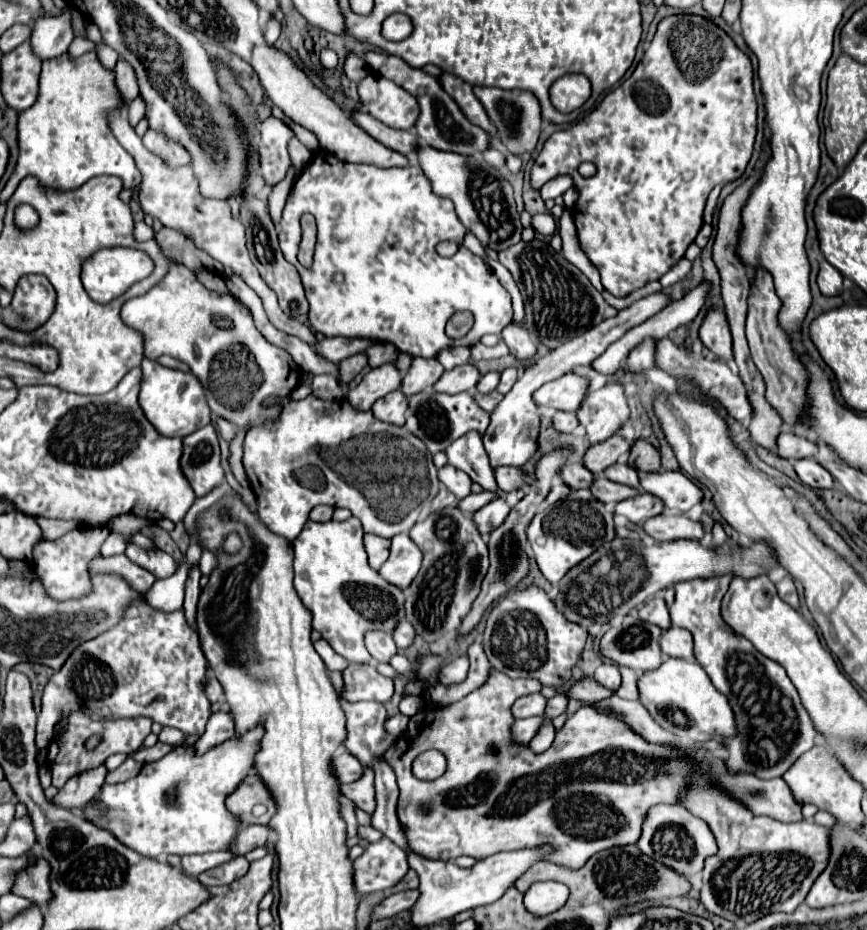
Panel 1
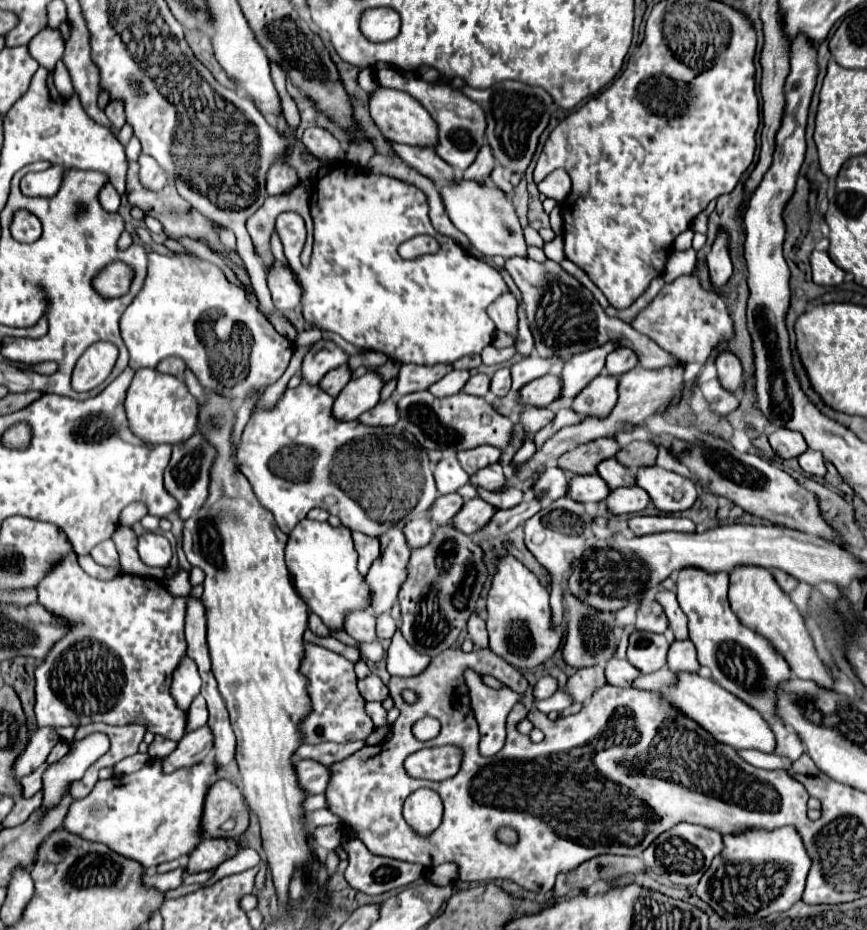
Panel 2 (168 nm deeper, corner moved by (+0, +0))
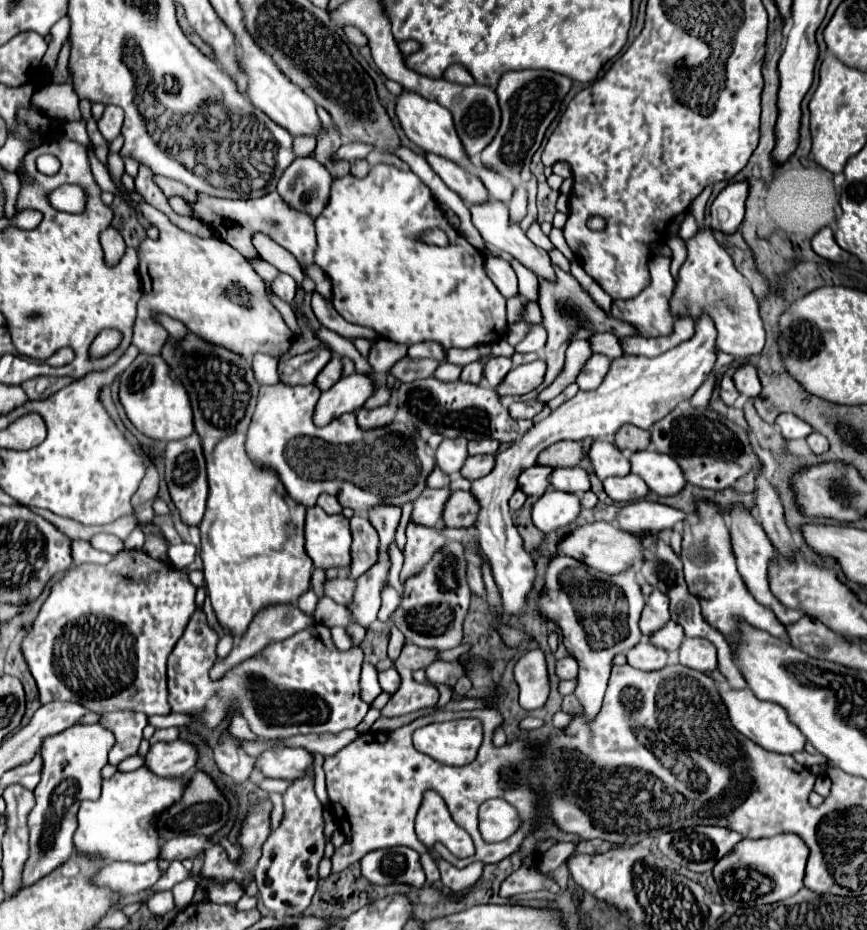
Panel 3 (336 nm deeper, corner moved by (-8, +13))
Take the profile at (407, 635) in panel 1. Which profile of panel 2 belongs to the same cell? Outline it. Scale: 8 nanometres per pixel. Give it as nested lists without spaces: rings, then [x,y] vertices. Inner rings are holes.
[[[384,613],[384,615],[380,615],[376,619],[376,635],[378,635],[378,639],[392,639],[394,631],[396,631],[396,621],[388,613]]]

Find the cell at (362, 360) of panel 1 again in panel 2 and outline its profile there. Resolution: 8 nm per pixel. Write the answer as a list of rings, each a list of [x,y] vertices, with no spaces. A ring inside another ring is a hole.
[[[342,365],[342,367],[326,373],[326,377],[318,385],[324,389],[324,393],[336,397],[348,381],[350,381],[350,369],[346,365]]]

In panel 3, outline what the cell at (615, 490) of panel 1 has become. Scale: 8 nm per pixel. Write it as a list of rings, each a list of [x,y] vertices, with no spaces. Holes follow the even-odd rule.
[[[580,466],[556,468],[550,476],[550,484],[558,490],[564,490],[564,492],[584,494],[586,490],[590,490],[590,474]]]

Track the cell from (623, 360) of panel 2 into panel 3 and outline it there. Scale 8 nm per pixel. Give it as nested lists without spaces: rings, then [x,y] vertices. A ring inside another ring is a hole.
[[[606,332],[606,334],[594,334],[594,336],[590,338],[590,344],[592,344],[592,350],[594,350],[596,354],[604,354],[604,356],[608,356],[610,360],[624,356],[624,348],[622,348],[622,344],[620,344],[620,338],[616,338],[616,336],[608,334],[608,332]]]

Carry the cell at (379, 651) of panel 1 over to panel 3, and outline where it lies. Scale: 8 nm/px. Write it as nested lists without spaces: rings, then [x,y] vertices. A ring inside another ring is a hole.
[[[342,576],[342,578],[334,578],[334,580],[326,580],[324,592],[338,604],[346,606],[346,604],[350,604],[350,600],[354,600],[354,586],[356,586],[356,580]]]

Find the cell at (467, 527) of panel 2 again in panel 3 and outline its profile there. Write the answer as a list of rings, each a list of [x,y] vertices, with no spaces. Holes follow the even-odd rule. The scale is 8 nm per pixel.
[[[456,490],[444,508],[444,524],[450,528],[468,528],[478,518],[478,500],[474,500],[472,492]]]

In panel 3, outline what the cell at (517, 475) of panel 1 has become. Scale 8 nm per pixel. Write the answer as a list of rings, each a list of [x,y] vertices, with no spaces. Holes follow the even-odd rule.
[[[494,454],[470,456],[462,468],[462,476],[466,476],[468,480],[476,480],[490,474],[490,468],[494,468]]]

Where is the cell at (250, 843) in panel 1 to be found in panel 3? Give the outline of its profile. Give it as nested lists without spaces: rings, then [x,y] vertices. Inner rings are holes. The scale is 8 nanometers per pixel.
[[[176,836],[174,840],[168,840],[162,846],[162,856],[160,858],[168,858],[168,860],[194,860],[196,856],[202,856],[206,852],[206,848],[210,846],[210,838],[208,836]]]

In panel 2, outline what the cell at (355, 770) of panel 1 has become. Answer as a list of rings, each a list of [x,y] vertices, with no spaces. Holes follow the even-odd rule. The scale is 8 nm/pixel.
[[[300,759],[294,763],[298,785],[306,793],[324,793],[328,781],[330,781],[330,769],[322,763],[316,763],[312,759]]]

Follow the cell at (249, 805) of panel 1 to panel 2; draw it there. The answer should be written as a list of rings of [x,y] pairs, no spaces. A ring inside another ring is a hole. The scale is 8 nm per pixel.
[[[214,781],[204,799],[202,821],[200,821],[202,837],[238,837],[240,833],[246,831],[246,827],[248,827],[248,809],[246,809],[246,801],[244,801],[240,789],[230,781]],[[226,821],[234,821],[234,827],[230,831],[222,829],[222,825]]]

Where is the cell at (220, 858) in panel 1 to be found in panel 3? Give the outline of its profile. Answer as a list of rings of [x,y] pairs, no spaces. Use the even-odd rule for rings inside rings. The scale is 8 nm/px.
[[[150,860],[144,864],[110,862],[94,876],[94,884],[108,886],[122,896],[128,896],[152,888],[164,874],[166,870],[158,868],[158,860]]]

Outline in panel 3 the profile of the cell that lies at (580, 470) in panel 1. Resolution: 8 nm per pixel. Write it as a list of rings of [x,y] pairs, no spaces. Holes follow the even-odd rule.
[[[534,466],[534,468],[528,468],[518,478],[520,490],[526,492],[528,496],[532,496],[532,494],[542,496],[550,488],[550,472],[552,472],[550,466]]]

